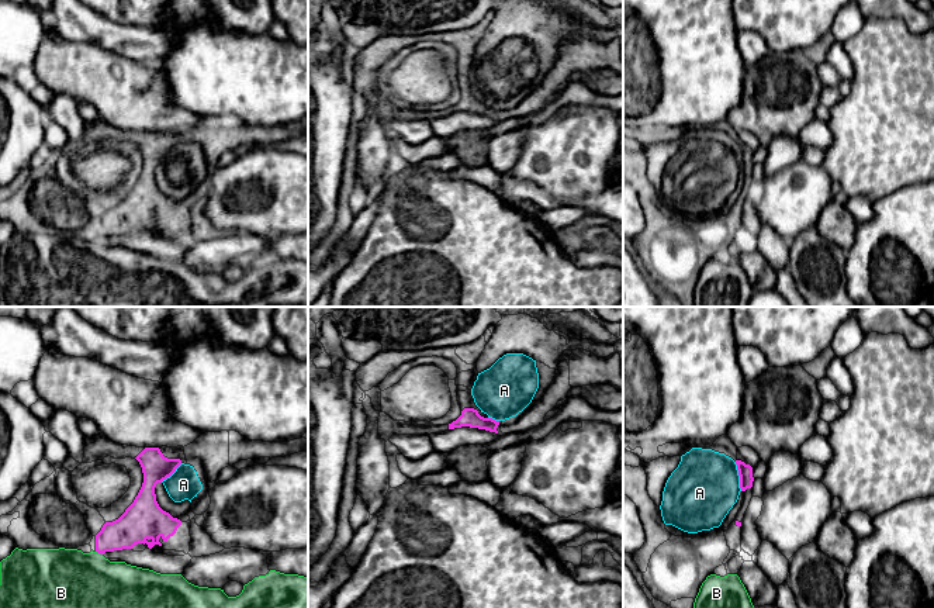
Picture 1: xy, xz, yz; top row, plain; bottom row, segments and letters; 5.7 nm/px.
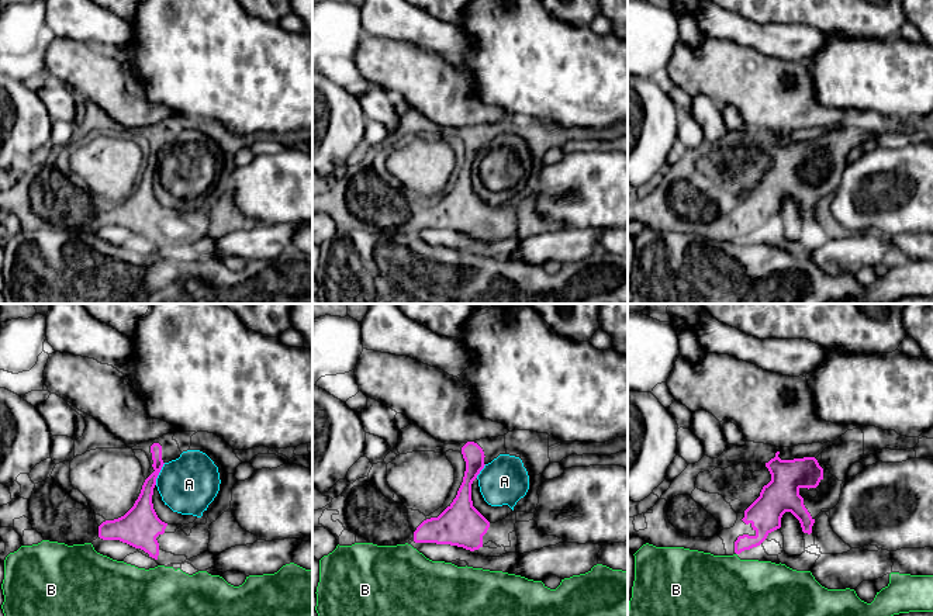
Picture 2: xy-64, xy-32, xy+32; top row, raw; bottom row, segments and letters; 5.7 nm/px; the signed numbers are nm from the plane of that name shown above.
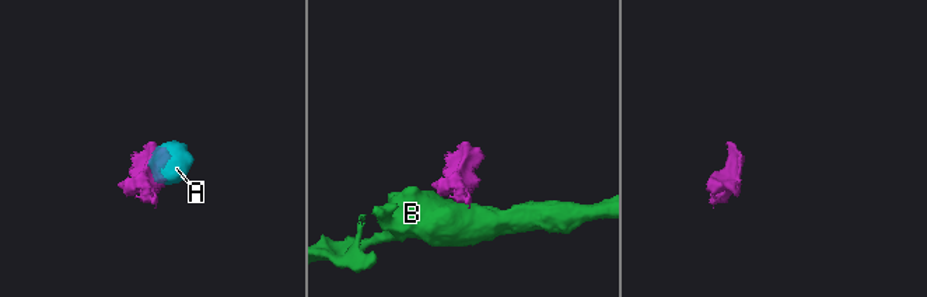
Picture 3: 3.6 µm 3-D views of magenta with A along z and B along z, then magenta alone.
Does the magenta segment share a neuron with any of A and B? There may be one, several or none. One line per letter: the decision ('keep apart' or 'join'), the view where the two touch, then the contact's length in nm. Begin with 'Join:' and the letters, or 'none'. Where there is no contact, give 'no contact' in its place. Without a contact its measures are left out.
Join: A
A: join | yz | 170 nm
B: keep apart | xy | 50 nm

